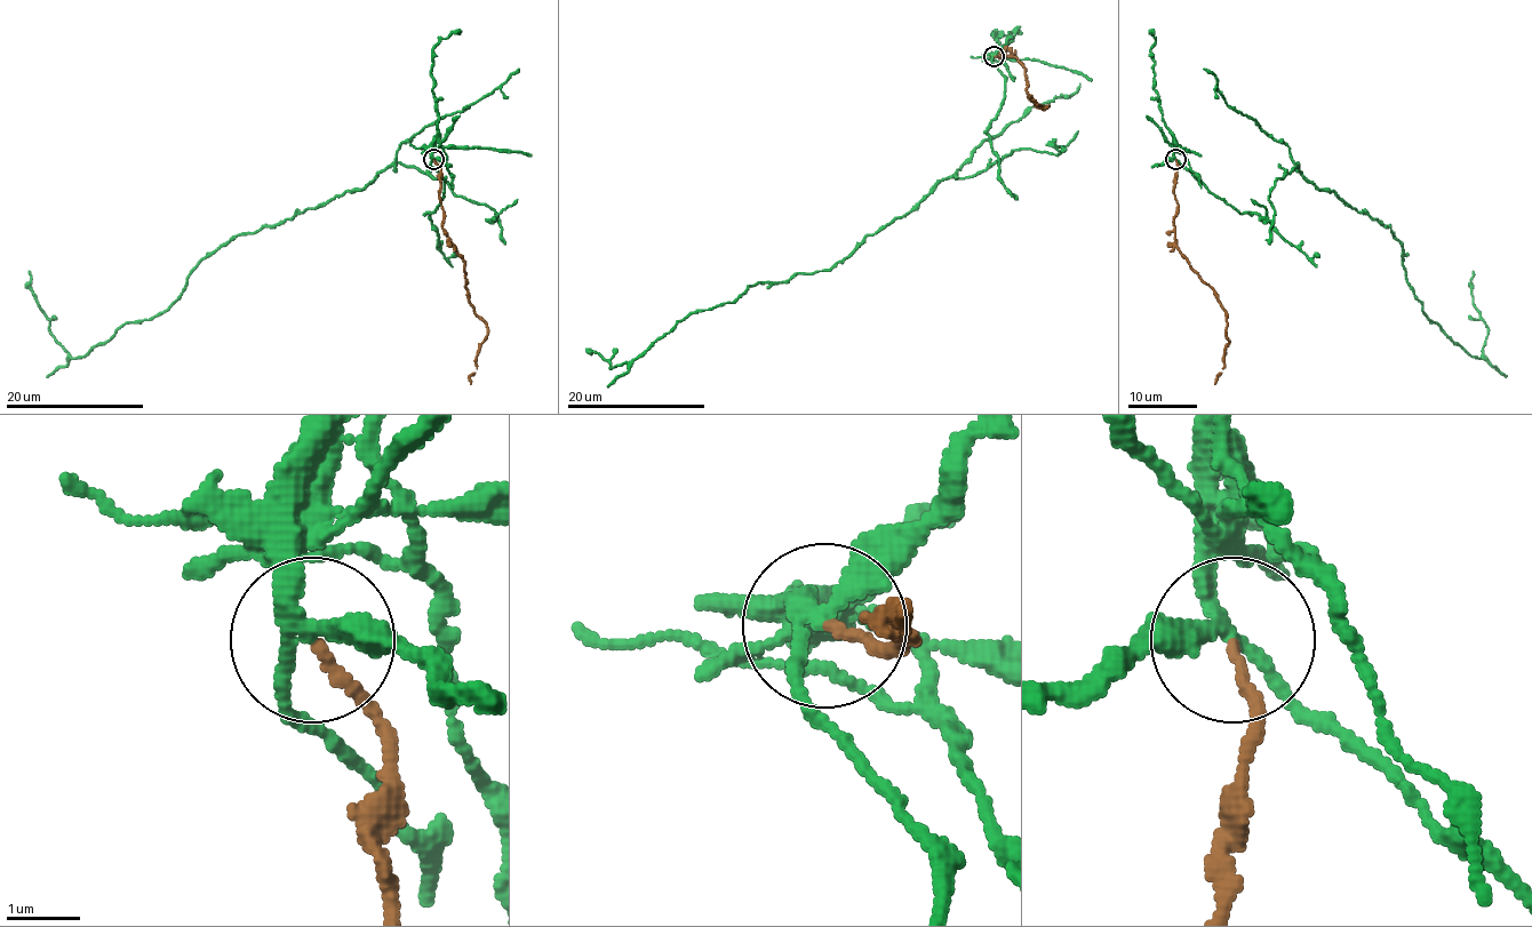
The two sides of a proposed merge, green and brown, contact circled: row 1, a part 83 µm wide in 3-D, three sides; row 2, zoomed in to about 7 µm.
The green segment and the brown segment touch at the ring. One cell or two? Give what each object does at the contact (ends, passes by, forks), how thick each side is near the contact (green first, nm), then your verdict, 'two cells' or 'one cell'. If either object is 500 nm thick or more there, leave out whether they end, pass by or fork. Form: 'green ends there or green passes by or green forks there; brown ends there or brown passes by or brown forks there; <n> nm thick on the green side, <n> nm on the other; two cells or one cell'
green forks there; brown ends there; 190 nm thick on the green side, 130 nm on the other; two cells

